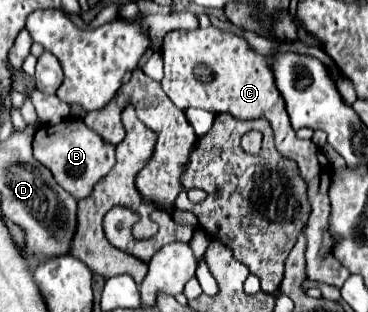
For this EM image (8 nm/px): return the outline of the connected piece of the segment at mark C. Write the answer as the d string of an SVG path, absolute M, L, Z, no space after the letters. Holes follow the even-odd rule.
M209 26L205 30L173 30L163 40L163 60L165 60L165 76L161 80L165 94L171 98L171 102L177 108L203 108L211 112L229 112L235 118L241 120L253 120L253 118L267 118L275 132L275 148L285 156L297 162L301 176L305 178L309 186L309 202L313 206L305 234L307 234L307 276L311 282L323 282L335 288L341 288L343 282L349 278L349 270L333 256L333 252L327 252L321 258L321 244L323 234L331 232L329 226L329 184L331 184L331 164L323 156L323 166L319 162L321 150L311 140L299 140L295 136L295 130L289 122L289 114L285 110L285 100L281 92L275 86L275 76L271 68L271 58L257 54L251 44L227 30L219 30L215 26ZM197 62L205 62L213 68L215 80L209 84L197 82L193 78L193 66ZM323 172L323 180L321 180Z

